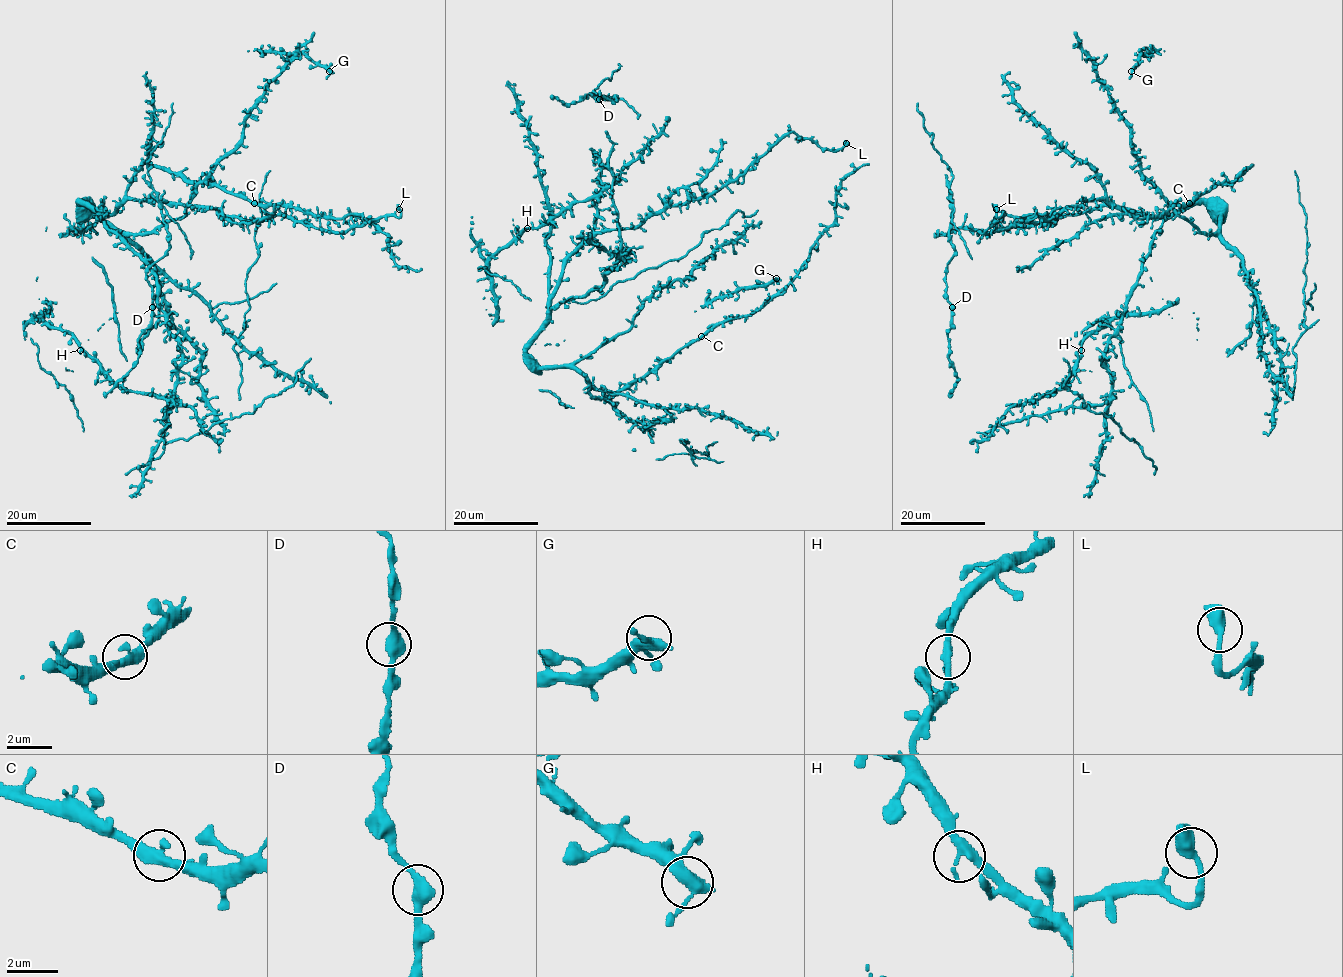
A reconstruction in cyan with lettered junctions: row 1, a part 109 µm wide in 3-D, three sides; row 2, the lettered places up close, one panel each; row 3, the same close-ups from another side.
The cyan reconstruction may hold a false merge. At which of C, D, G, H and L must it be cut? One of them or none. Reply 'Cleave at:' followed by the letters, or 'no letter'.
Cleave at: D

